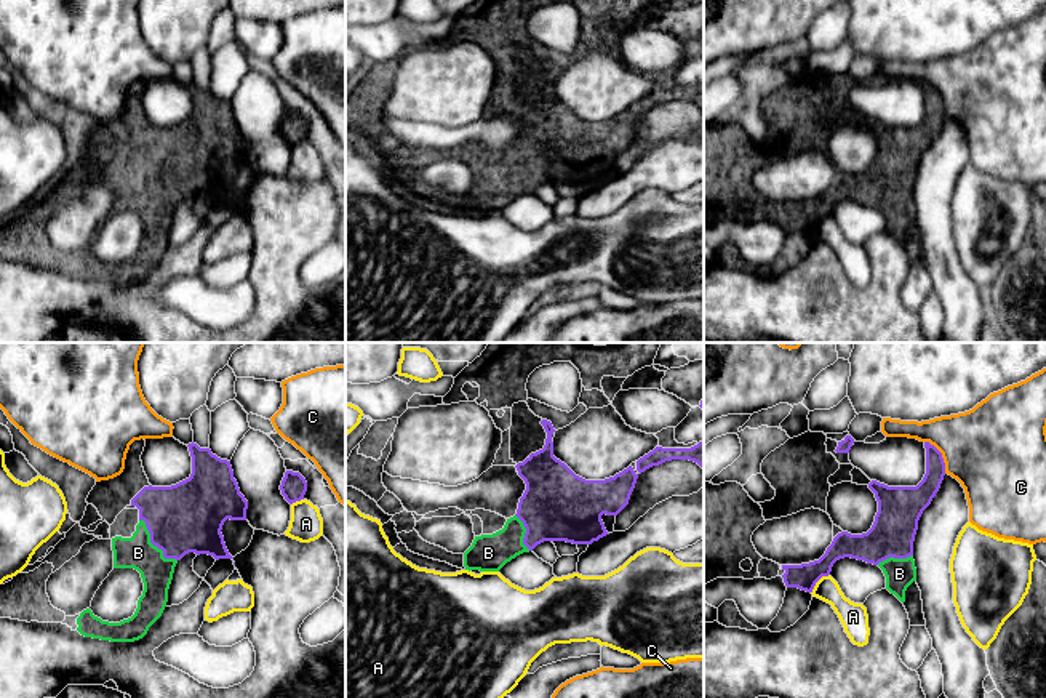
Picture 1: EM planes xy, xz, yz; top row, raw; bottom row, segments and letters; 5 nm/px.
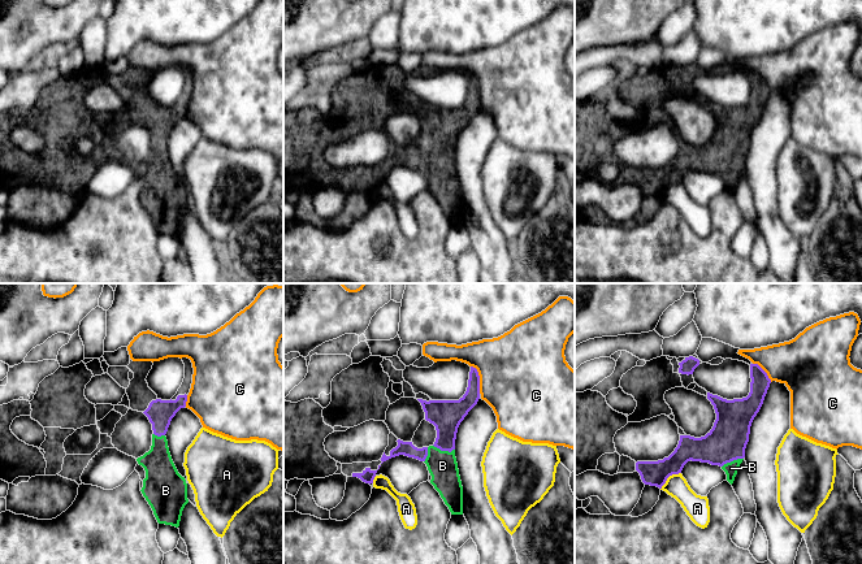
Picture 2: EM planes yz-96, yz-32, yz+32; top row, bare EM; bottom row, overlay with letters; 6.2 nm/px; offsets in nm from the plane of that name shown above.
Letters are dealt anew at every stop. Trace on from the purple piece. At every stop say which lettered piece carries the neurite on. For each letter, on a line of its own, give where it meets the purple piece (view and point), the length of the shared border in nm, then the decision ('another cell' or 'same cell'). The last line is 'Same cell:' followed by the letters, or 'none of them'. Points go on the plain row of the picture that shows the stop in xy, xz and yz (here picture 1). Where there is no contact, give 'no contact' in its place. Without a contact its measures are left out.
A: yz (818, 221) | 140 nm | another cell
B: xy (154, 186) | 280 nm | same cell
C: yz (941, 96) | 200 nm | another cell
Same cell: B

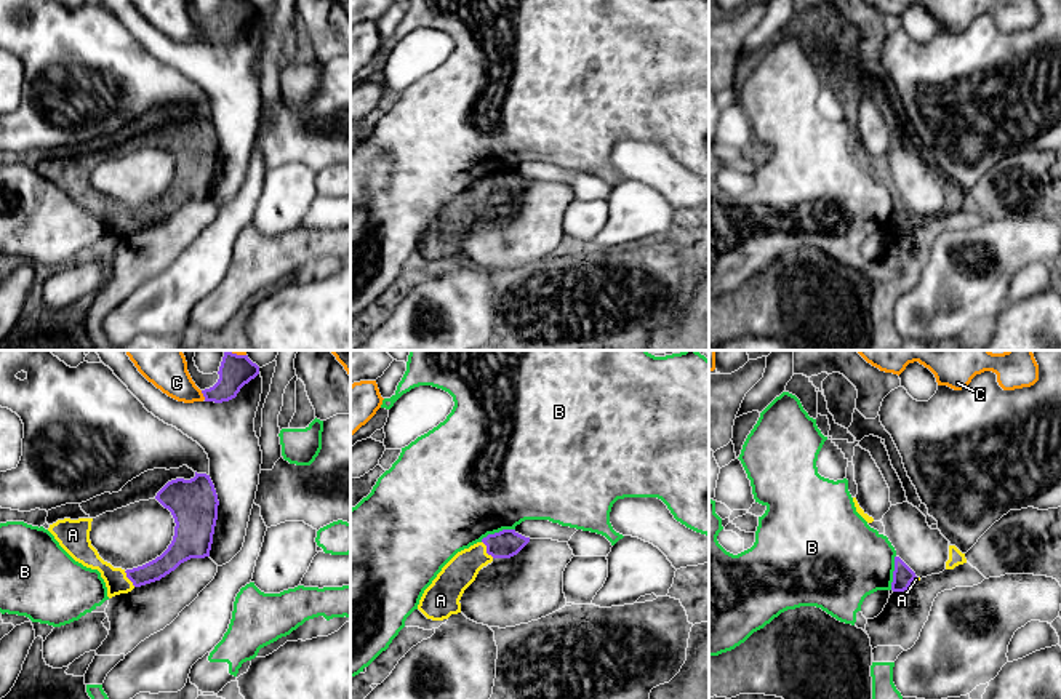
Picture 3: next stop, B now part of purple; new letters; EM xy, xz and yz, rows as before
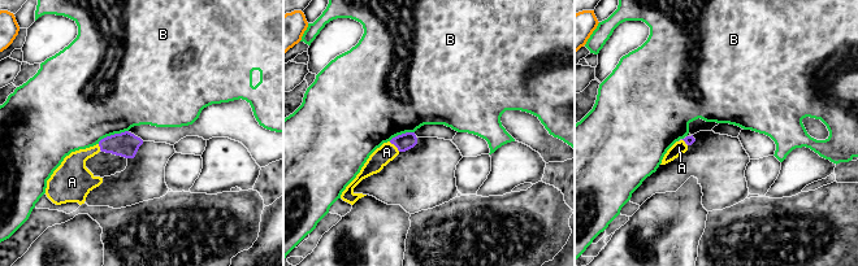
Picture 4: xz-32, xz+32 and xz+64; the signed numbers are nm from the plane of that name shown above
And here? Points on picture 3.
A: xz (487, 192) | 110 nm | same cell
B: xz (496, 175) | 190 nm | another cell
C: xy (204, 37) | 50 nm | another cell
Same cell: A

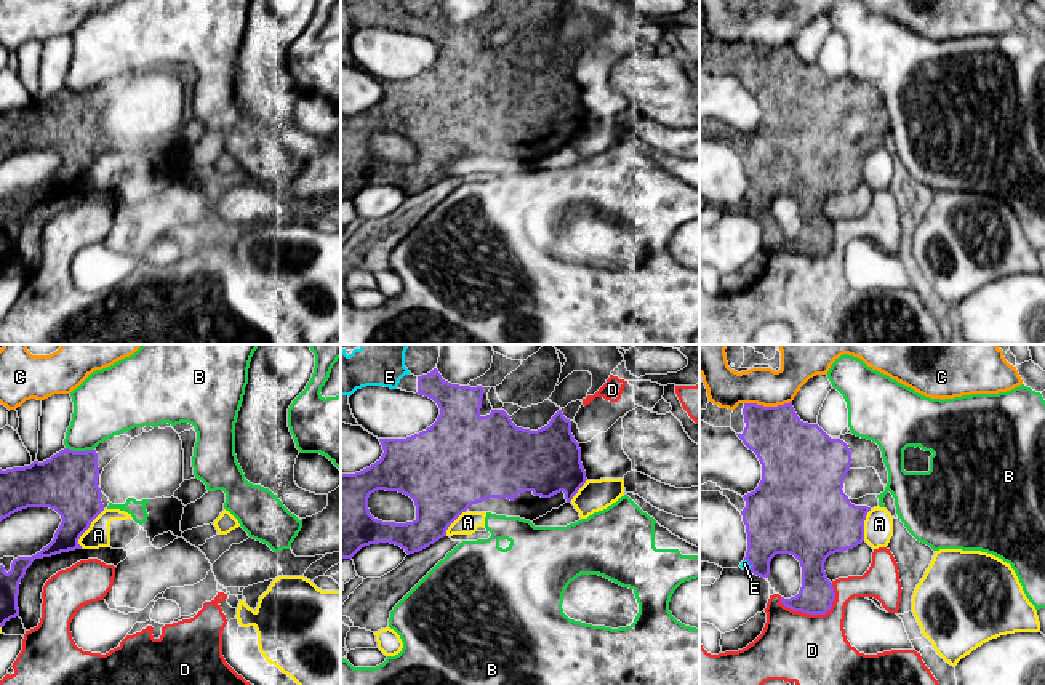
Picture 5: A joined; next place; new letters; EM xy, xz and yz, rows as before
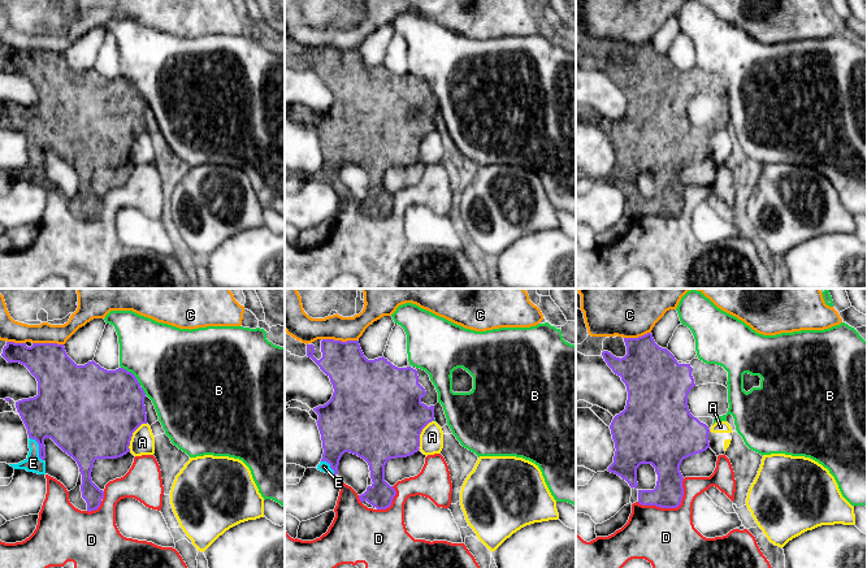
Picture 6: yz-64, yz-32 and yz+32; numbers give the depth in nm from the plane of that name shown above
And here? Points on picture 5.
A: xy (88, 168) | 220 nm | another cell
B: xy (80, 93) | 140 nm | another cell
C: yz (767, 48) | 240 nm | another cell
D: yz (810, 255) | 300 nm | another cell
E: yz (749, 205) | 70 nm | same cell
Same cell: E

